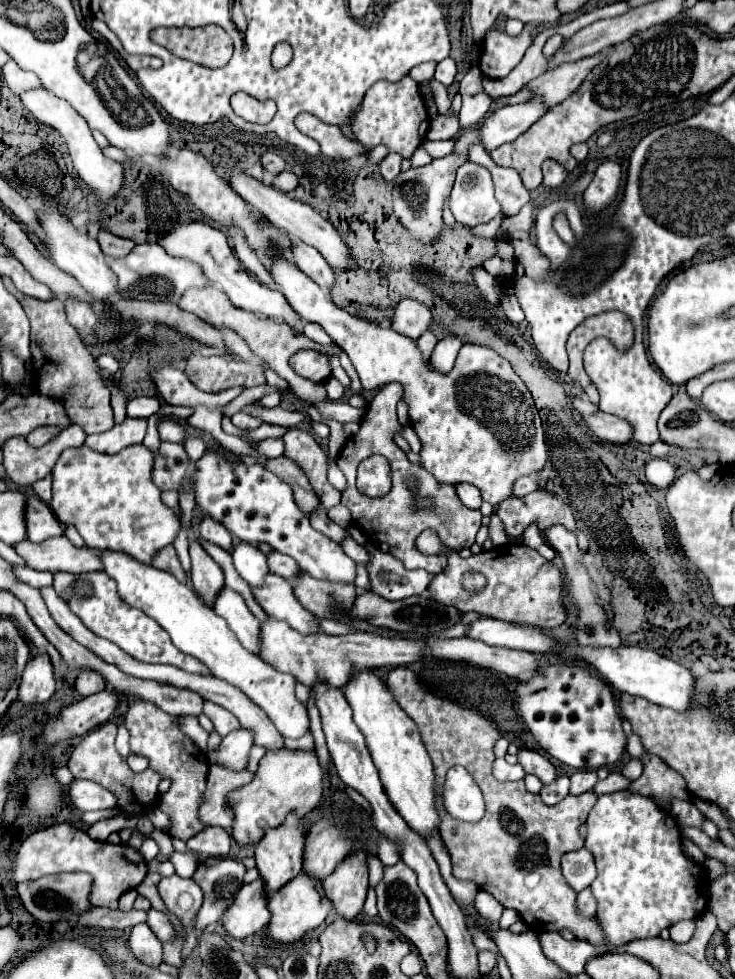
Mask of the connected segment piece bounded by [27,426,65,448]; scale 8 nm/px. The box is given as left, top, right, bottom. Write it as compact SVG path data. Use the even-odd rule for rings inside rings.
M41 426L41 428L35 428L29 436L27 436L27 442L35 448L47 444L49 440L53 440L65 426Z

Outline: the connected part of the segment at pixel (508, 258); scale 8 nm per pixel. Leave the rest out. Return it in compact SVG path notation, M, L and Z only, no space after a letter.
M497 238L495 250L497 250L497 256L499 256L501 260L505 260L505 262L513 262L513 260L515 260L515 256L513 256L513 246L511 246L509 238Z

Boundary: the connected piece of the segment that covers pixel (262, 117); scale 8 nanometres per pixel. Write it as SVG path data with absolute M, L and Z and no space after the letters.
M237 92L231 98L231 108L243 120L257 122L257 124L267 124L275 114L275 102L271 102L271 100L261 102L261 100L257 100L245 92Z

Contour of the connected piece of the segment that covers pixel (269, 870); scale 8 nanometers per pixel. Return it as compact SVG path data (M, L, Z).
M293 814L287 816L287 822L283 822L283 826L279 826L277 830L269 830L259 844L255 844L255 860L257 860L257 870L259 876L265 884L263 894L269 896L273 892L277 892L281 886L285 886L289 880L293 880L303 864L299 862L299 850L303 850L303 820L295 818Z

